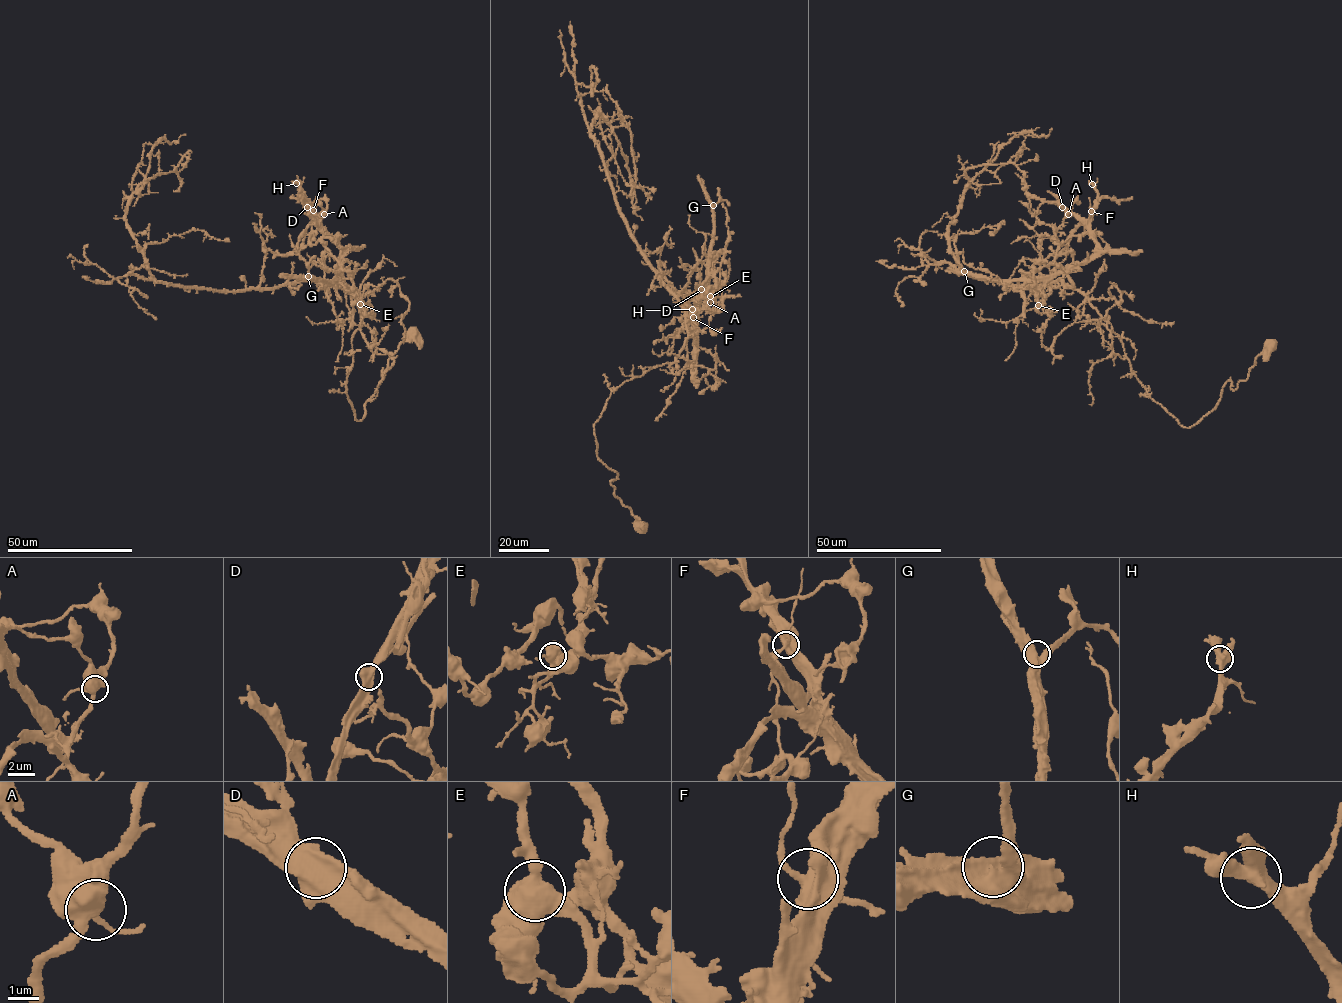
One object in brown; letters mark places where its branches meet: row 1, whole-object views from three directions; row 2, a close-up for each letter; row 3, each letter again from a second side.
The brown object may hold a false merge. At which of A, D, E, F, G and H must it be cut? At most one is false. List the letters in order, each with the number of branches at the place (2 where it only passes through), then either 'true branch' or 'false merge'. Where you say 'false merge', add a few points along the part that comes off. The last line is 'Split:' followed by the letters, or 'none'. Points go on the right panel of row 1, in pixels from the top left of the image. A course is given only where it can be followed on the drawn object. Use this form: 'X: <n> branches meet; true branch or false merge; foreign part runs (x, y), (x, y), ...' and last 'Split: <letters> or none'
A: 3 branches meet; true branch
D: 3 branches meet; true branch
E: 3 branches meet; true branch
F: 4 branches meet; false merge; foreign part runs (1091, 211), (1089, 224), (1095, 253), (1087, 260), (1043, 276), (999, 280), (969, 275), (954, 244), (959, 229)
G: 3 branches meet; true branch
H: 3 branches meet; true branch
Split: F

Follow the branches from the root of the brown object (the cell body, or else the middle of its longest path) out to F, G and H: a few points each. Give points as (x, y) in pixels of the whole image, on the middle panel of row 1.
F: (641, 526), (615, 496), (593, 426), (611, 393), (673, 362), (700, 292), (687, 295), (692, 318)
G: (641, 526), (615, 496), (593, 426), (611, 393), (673, 362), (706, 301), (688, 292), (696, 335), (713, 205)
H: (641, 526), (615, 496), (593, 426), (611, 393), (673, 362), (700, 292), (687, 293), (692, 309)

